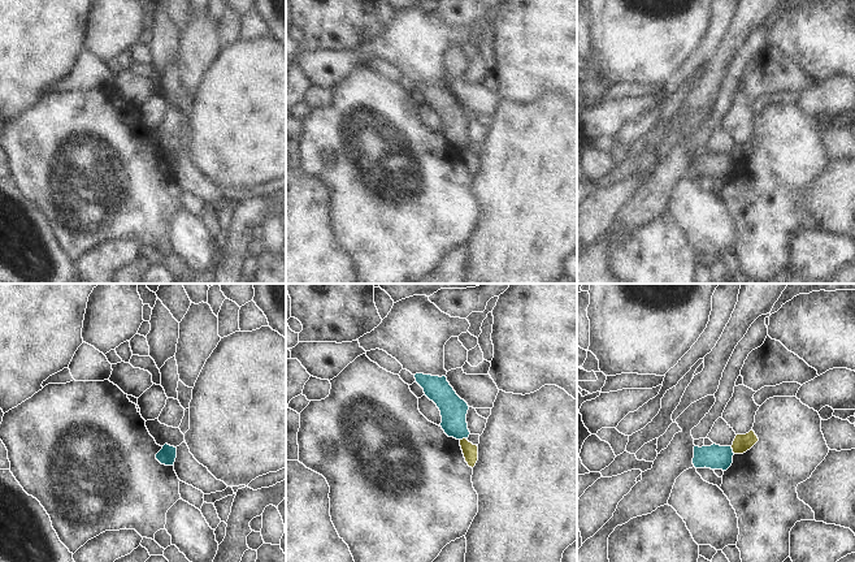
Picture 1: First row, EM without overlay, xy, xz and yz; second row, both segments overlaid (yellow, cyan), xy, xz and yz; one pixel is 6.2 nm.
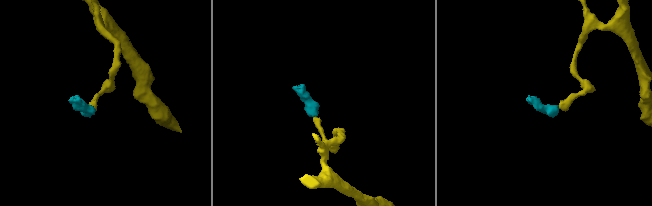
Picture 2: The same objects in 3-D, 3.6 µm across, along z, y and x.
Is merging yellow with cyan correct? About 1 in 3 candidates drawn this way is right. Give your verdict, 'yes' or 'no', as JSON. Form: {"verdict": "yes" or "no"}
{"verdict": "no"}

